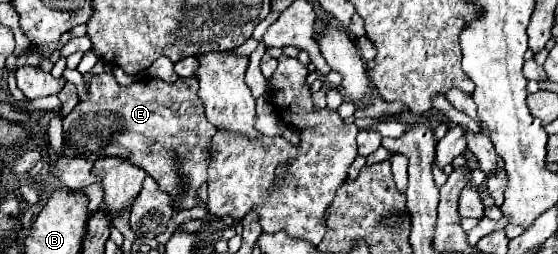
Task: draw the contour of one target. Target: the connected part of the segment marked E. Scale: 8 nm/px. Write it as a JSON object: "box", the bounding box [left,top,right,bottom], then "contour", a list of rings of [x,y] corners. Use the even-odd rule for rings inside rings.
{"box":[62,74,216,210],"contour":[[[114,74],[92,76],[88,98],[80,100],[62,120],[64,154],[82,156],[92,162],[106,156],[120,156],[158,180],[160,190],[170,196],[176,210],[200,206],[198,188],[208,182],[206,170],[216,132],[212,132],[202,100],[196,94],[196,78],[178,78],[170,84],[146,76],[130,86],[120,86]]]}

